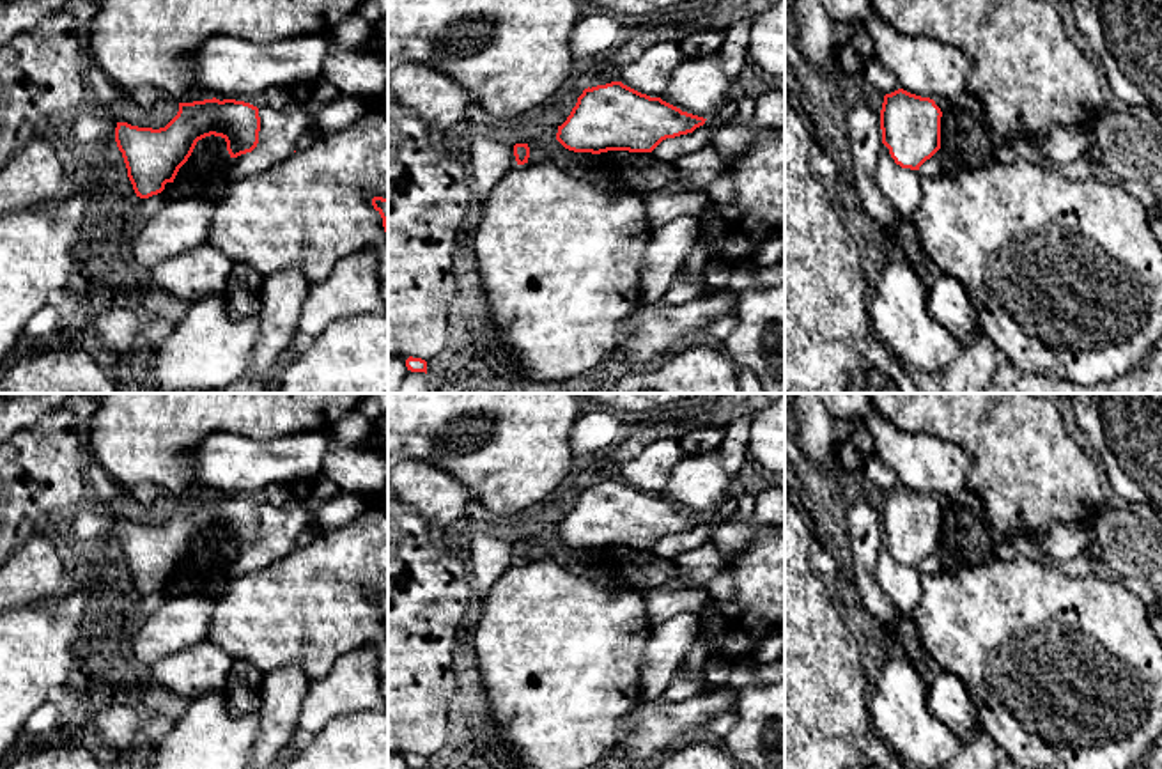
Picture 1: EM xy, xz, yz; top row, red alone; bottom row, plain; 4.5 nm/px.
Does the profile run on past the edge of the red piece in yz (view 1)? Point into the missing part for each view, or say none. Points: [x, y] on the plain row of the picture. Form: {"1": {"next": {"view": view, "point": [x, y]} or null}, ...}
{"1": {"next": null}}

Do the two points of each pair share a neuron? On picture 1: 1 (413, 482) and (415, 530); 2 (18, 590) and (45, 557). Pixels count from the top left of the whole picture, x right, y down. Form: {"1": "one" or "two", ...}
{"1": "two", "2": "one"}

